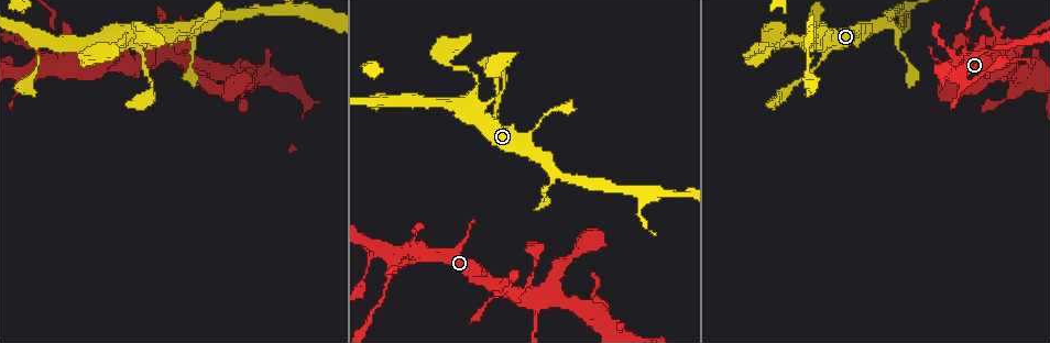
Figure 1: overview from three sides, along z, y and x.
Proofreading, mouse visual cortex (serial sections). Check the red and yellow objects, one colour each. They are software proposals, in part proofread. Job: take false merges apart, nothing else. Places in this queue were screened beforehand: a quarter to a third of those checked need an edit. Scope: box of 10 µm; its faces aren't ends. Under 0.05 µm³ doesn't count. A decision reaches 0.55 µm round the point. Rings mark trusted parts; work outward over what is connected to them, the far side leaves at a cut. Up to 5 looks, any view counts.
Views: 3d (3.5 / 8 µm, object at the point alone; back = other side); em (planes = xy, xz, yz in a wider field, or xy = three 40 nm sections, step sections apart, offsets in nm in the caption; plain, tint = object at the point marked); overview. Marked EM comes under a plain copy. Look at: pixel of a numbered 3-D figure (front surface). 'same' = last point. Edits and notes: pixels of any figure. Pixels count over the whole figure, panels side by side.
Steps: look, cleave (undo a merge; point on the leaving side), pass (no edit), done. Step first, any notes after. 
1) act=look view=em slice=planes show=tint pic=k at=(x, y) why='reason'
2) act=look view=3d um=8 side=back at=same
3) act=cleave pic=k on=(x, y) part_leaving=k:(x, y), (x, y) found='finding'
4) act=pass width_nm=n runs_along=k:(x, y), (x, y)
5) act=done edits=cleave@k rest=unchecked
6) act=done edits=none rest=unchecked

act=look view=3d um=8 side=back pic=1 at=(808, 42) why='a narrow waist'

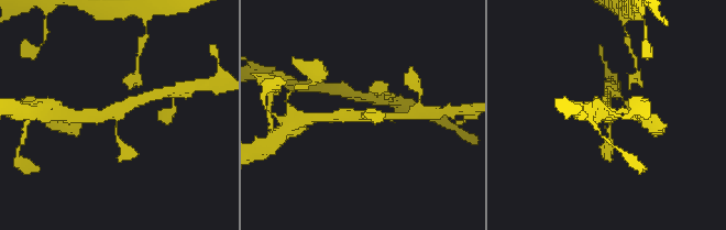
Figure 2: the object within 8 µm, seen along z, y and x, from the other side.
act=look view=3d um=3.5 at=same why='closer look'

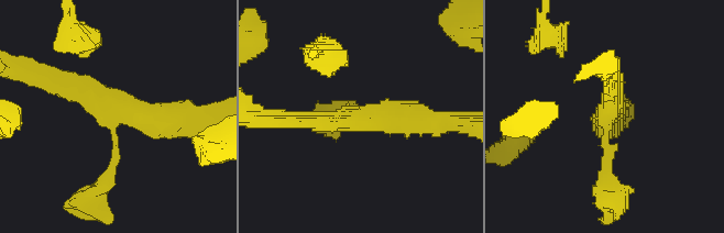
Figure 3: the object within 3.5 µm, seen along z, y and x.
act=pass runs_along=3:(192, 118), (117, 114), (117, 155), (103, 182) found='continuous, no second cell'

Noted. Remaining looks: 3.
act=look view=3d um=3.5 pic=1 at=(203, 26) why='sudden change in width'

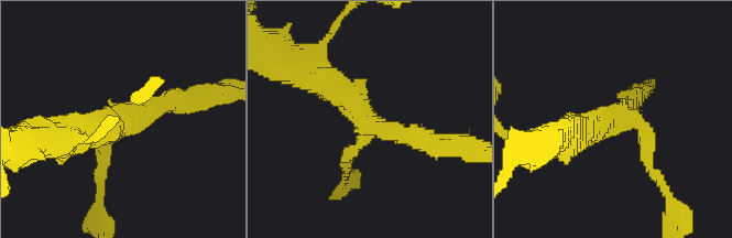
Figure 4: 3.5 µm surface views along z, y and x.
act=look view=em slice=xy step=2 show=tint pic=4 at=(621, 121) arms=3 arm_widths_nm=200,300,450 why='shape alone is not enough'

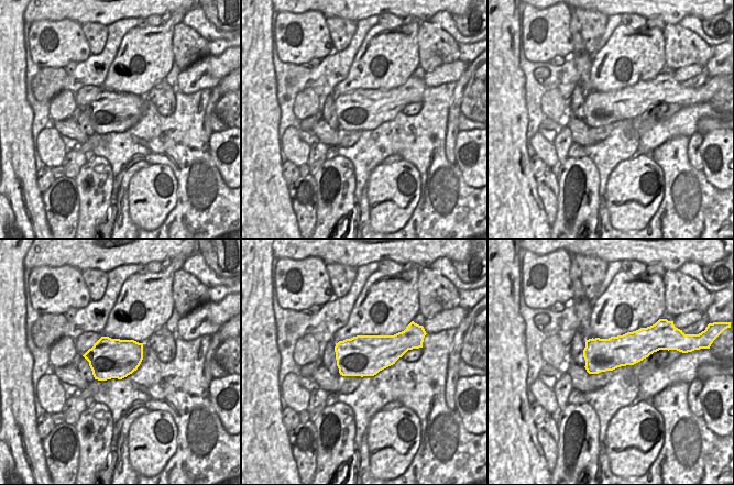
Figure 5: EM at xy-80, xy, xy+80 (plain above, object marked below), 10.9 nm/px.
act=look view=em slice=xy step=5 show=tint at=same

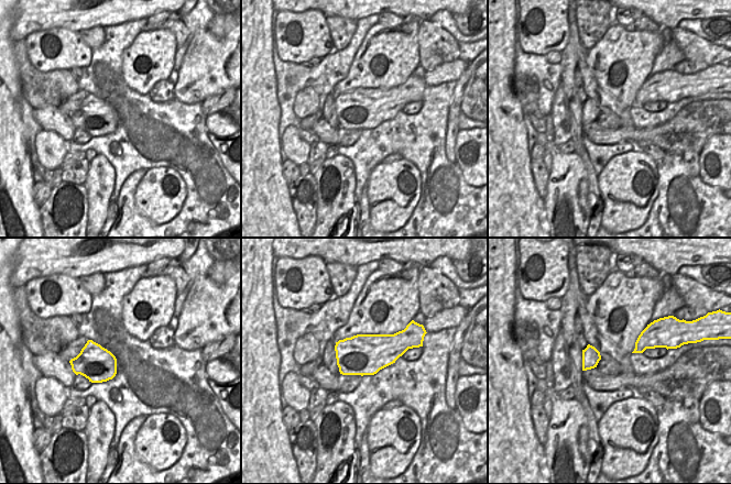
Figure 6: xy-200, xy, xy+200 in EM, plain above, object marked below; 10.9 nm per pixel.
act=pass runs_along=4:(320, 77), (371, 126), (435, 142) found='all the same cell'

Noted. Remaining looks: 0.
act=done edits=none rest=unchecked

